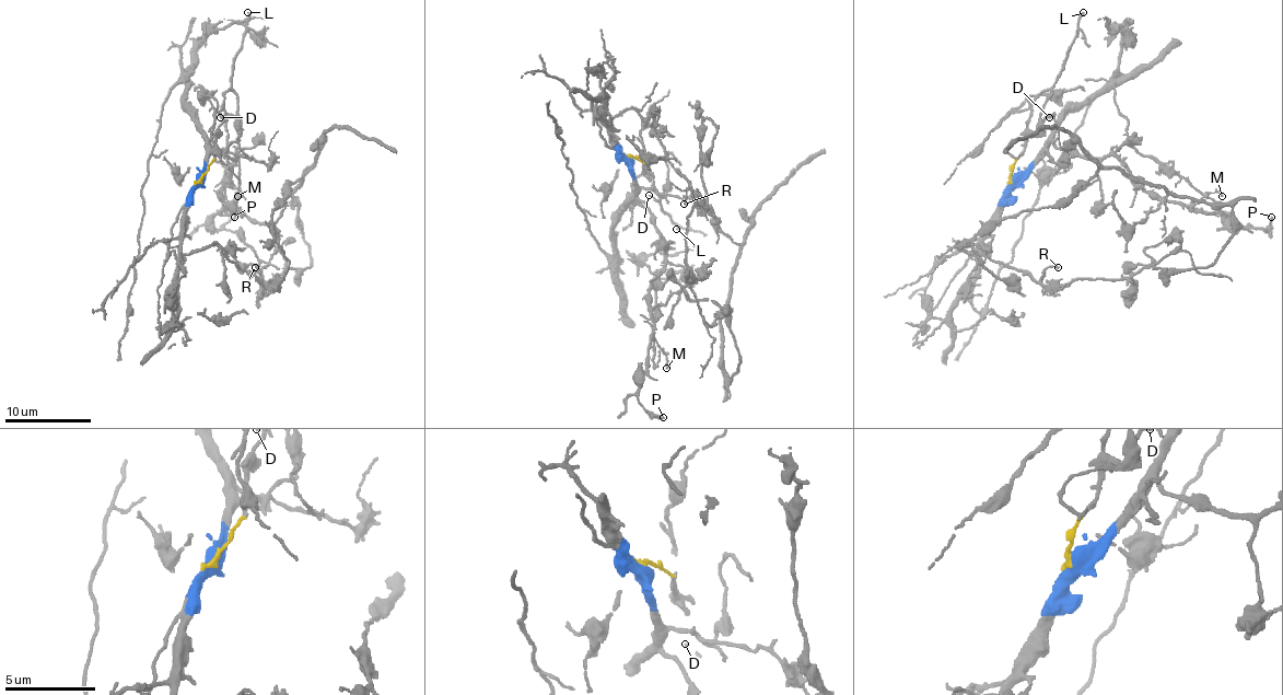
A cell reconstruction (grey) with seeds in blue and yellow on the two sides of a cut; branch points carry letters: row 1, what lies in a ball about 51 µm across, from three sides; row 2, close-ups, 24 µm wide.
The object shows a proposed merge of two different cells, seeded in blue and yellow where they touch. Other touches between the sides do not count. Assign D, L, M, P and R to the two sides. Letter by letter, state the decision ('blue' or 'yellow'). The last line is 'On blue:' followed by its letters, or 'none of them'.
D: yellow
L: yellow
M: blue
P: blue
R: blue
On blue: M, P, R

